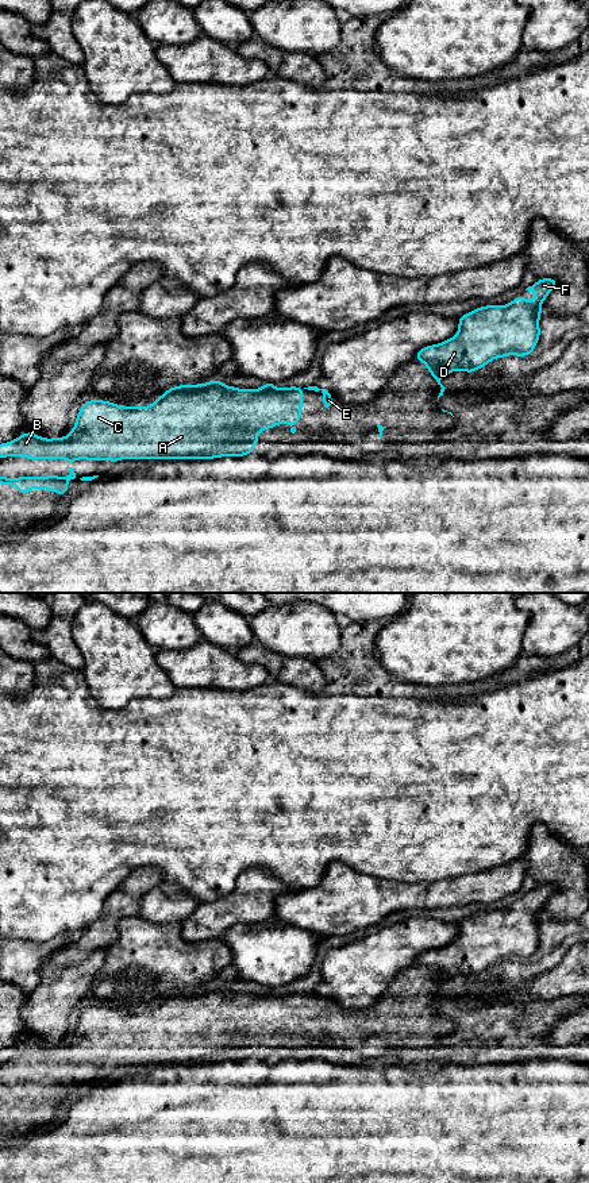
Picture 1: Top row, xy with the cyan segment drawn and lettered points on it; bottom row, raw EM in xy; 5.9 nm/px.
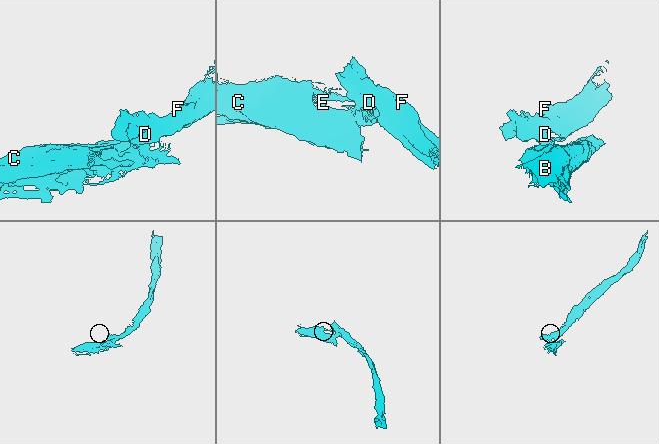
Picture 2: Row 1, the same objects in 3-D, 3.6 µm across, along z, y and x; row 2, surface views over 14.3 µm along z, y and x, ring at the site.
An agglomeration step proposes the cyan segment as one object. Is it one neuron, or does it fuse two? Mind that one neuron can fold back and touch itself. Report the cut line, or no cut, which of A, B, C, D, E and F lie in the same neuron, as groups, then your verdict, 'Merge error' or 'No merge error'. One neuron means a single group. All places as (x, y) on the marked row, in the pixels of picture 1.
Split along xy (424, 361), (437, 363), (445, 374). Groups: A B C E / D F. Merge error

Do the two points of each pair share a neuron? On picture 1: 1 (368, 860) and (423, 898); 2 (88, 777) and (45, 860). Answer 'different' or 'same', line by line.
1: different
2: same

